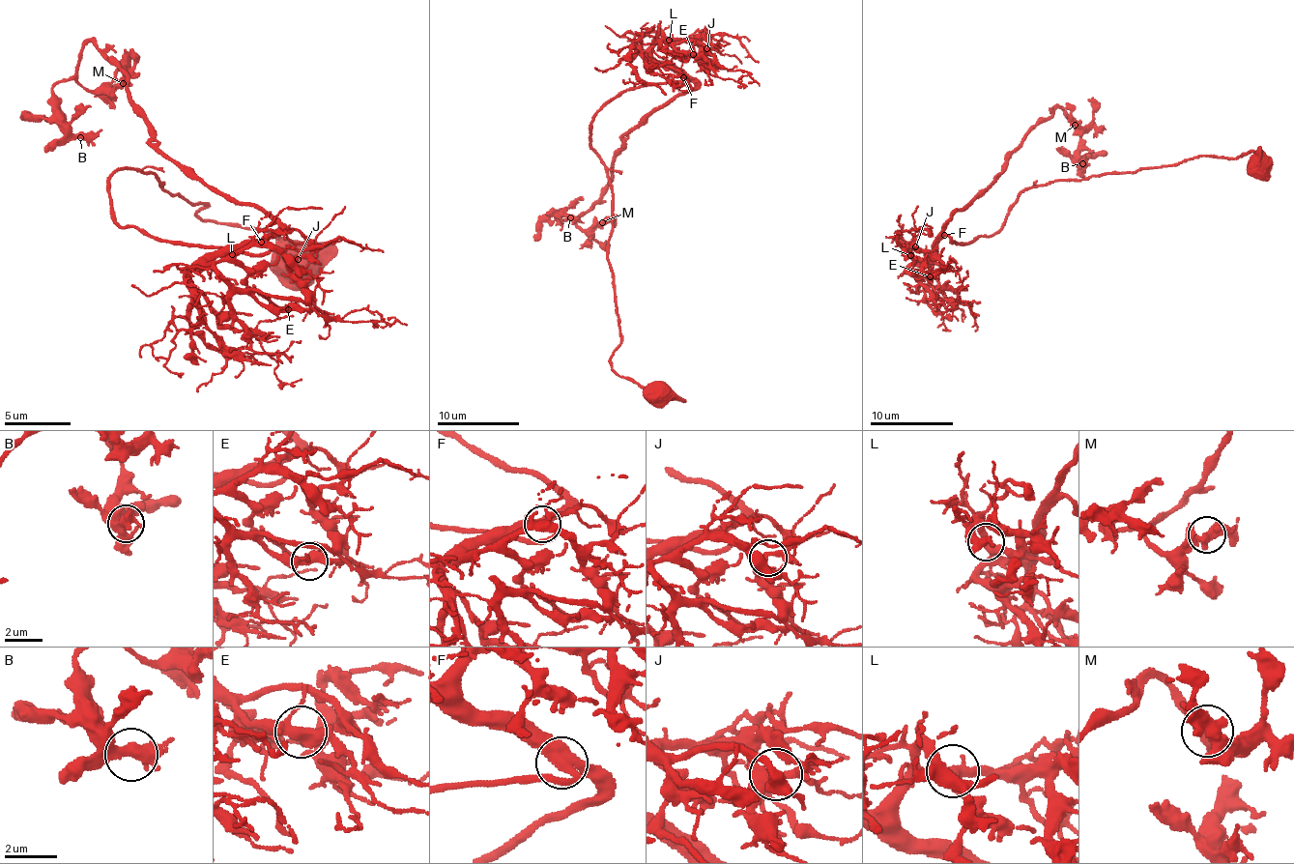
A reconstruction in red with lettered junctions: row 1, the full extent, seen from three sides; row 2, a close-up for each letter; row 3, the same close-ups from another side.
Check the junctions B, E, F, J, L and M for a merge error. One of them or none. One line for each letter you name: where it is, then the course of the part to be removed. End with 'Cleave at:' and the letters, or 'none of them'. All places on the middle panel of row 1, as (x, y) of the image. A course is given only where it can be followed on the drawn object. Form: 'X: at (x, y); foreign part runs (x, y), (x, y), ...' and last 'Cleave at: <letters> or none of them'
Cleave at: none of them

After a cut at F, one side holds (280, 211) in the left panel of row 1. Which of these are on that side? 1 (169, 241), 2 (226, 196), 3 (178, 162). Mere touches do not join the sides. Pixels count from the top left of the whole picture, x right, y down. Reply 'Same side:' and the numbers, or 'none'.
Same side: 2, 3

